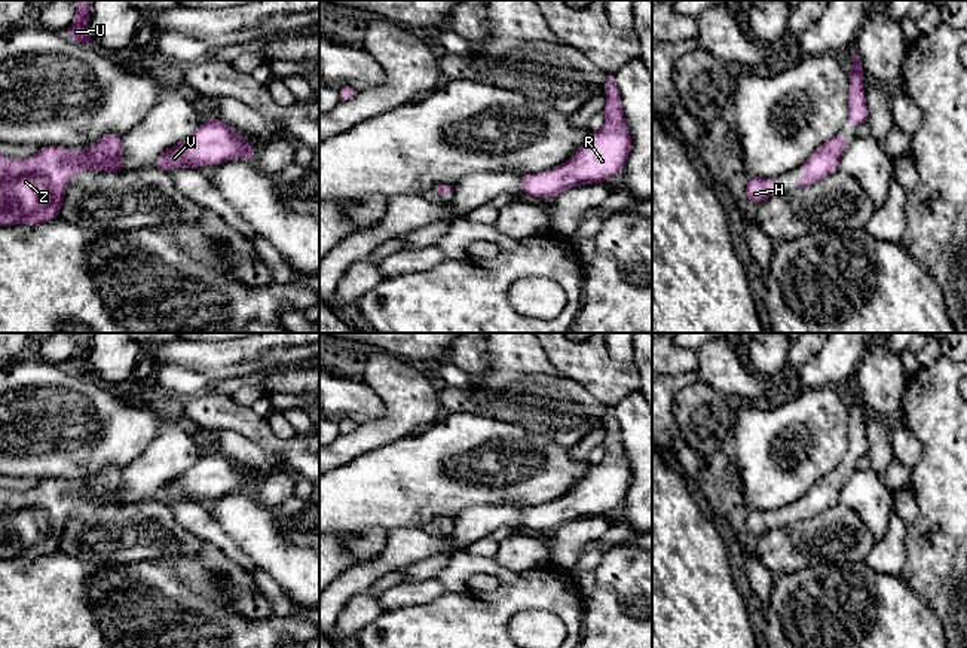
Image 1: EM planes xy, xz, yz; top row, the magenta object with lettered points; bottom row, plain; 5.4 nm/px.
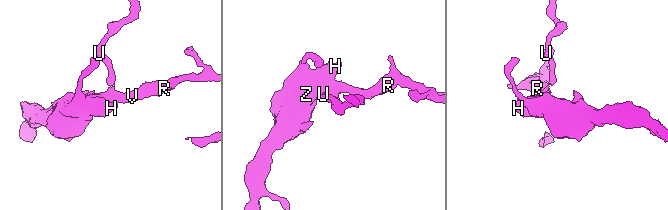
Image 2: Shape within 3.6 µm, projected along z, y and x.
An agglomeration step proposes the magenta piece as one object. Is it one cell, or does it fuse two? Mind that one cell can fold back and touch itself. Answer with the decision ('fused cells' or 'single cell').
single cell

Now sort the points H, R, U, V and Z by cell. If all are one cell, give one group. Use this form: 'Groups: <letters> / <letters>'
Groups: H R U V Z

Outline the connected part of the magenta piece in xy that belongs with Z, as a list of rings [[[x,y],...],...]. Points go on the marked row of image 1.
[[[105,134],[89,150],[45,146],[25,159],[0,155],[0,226],[58,218],[70,180],[86,169],[125,171],[120,135]]]

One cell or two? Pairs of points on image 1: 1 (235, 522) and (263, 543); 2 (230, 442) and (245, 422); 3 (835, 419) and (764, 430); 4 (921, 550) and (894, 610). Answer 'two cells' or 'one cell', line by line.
1: one cell
2: two cells
3: one cell
4: two cells

